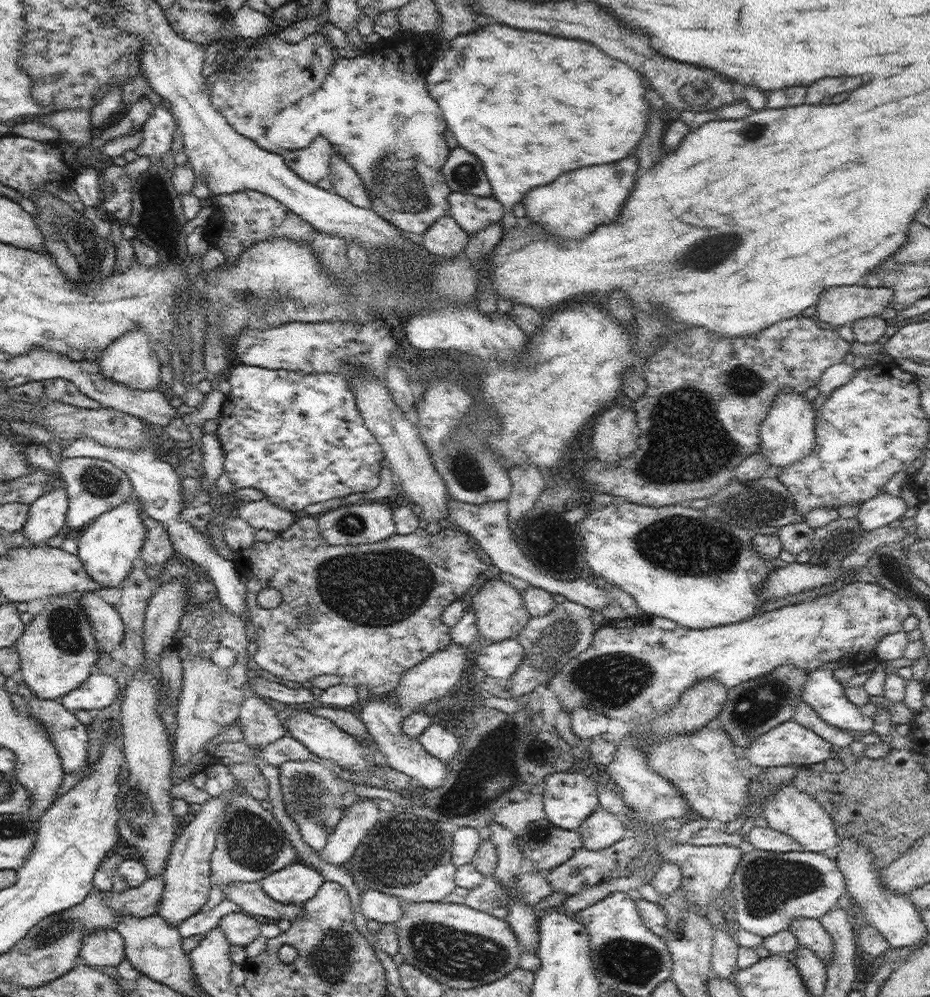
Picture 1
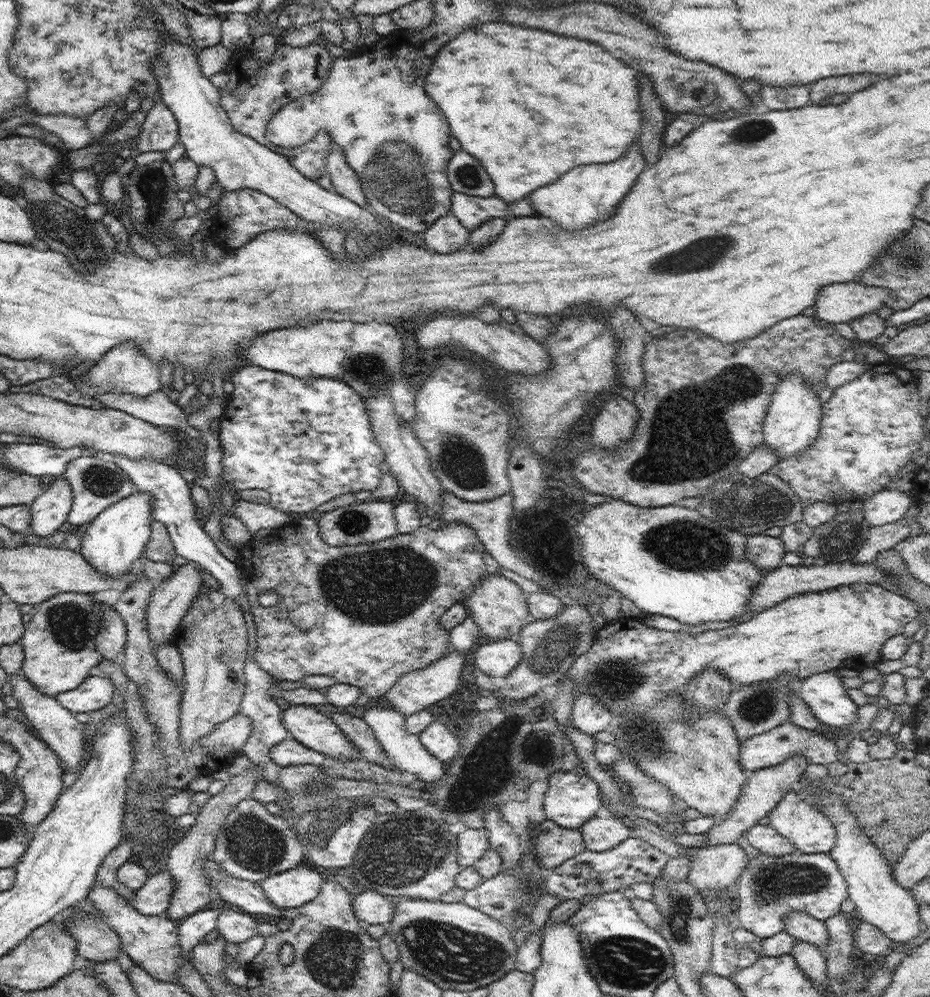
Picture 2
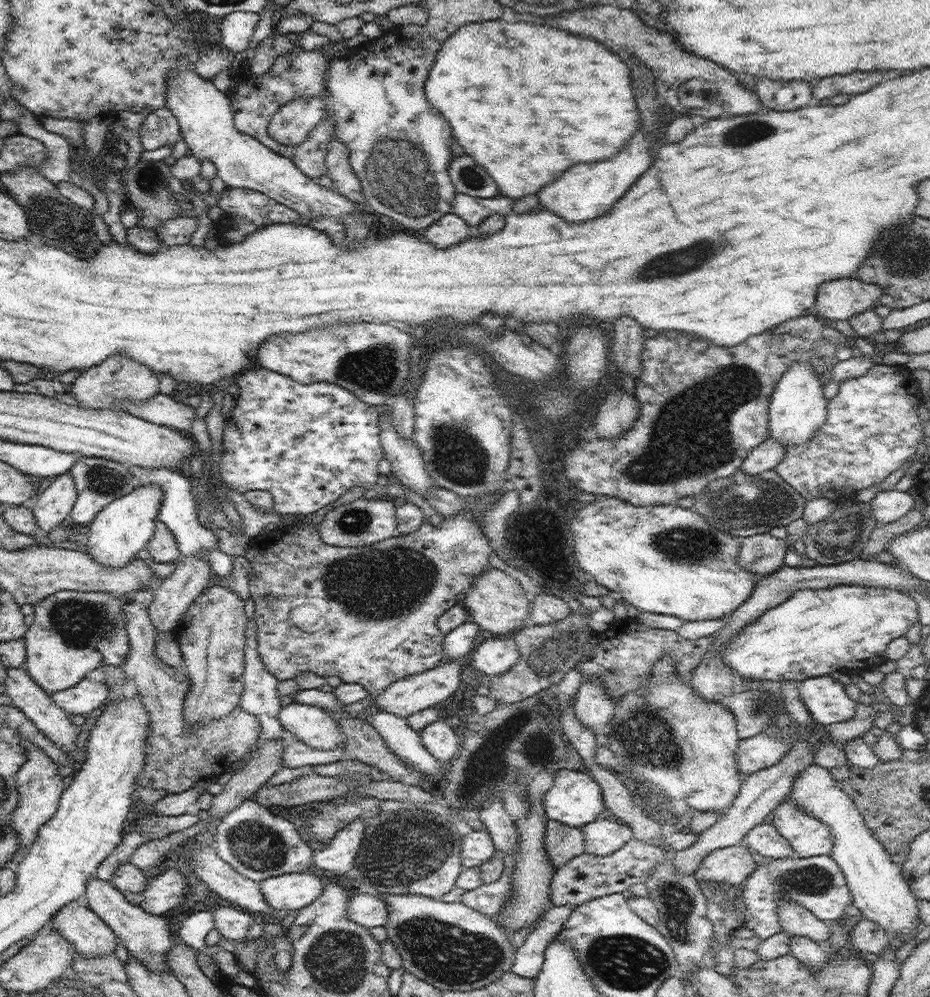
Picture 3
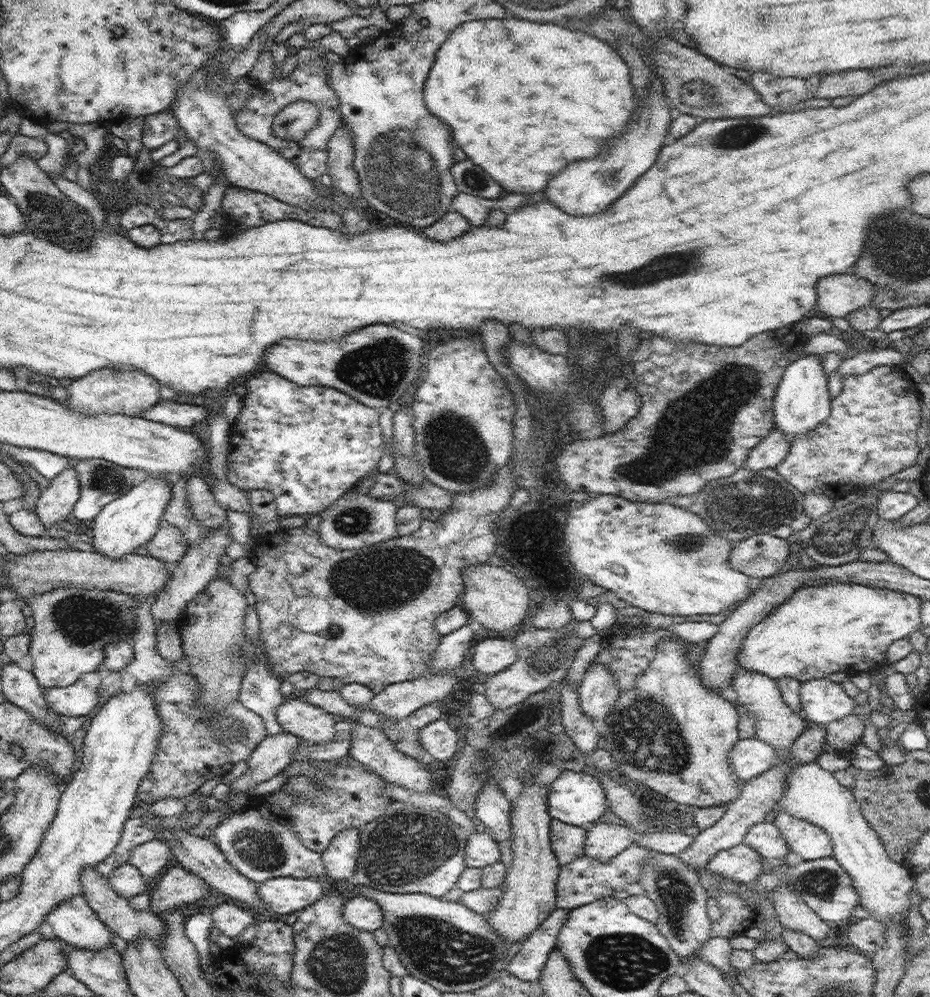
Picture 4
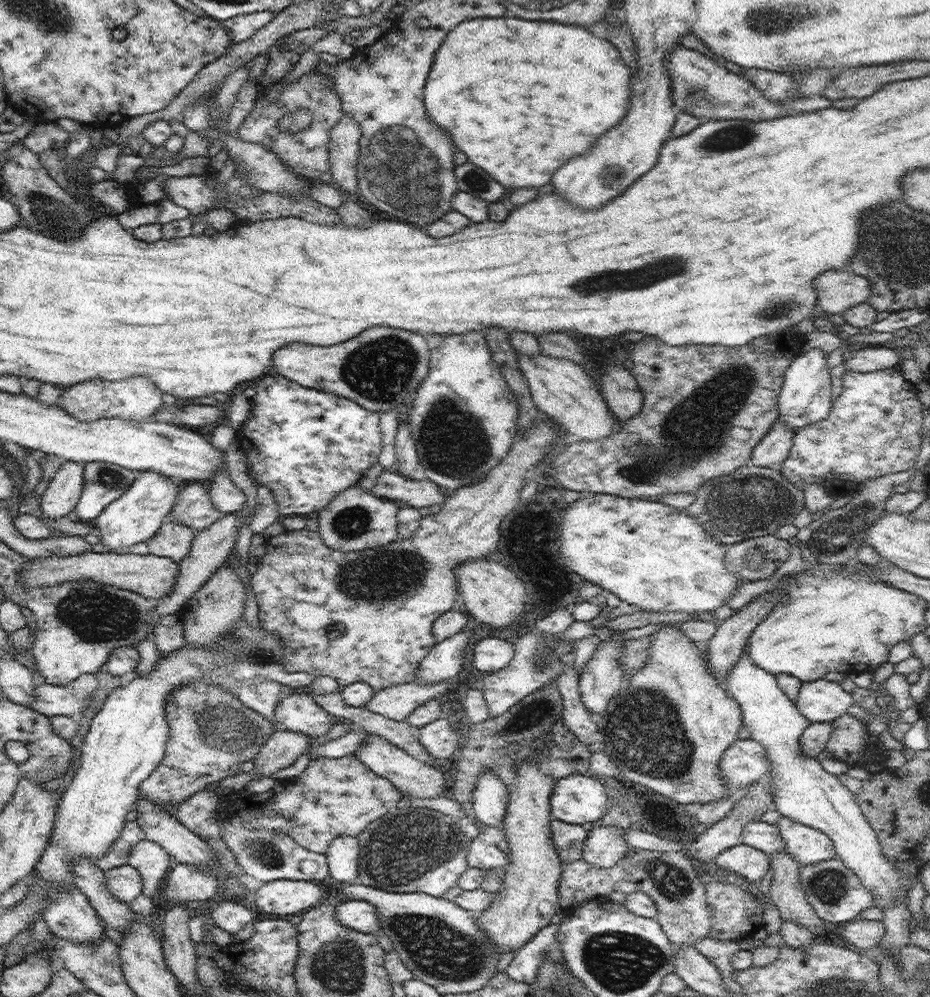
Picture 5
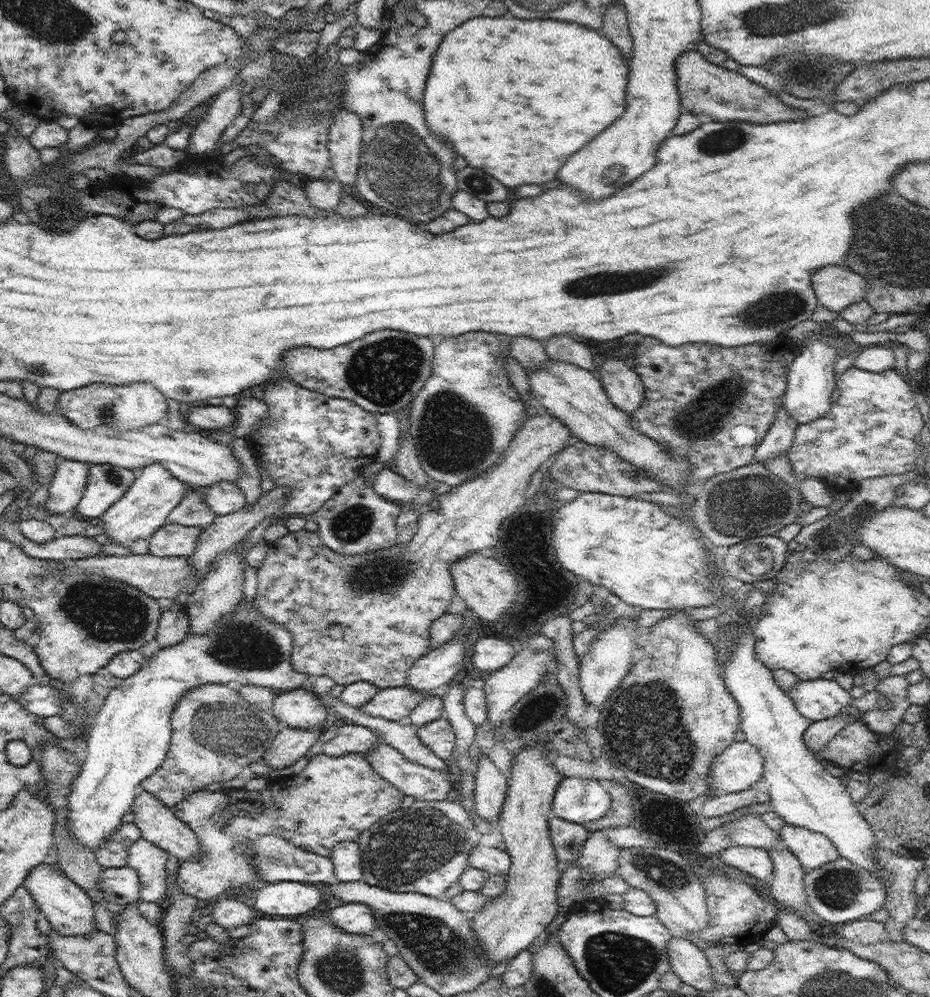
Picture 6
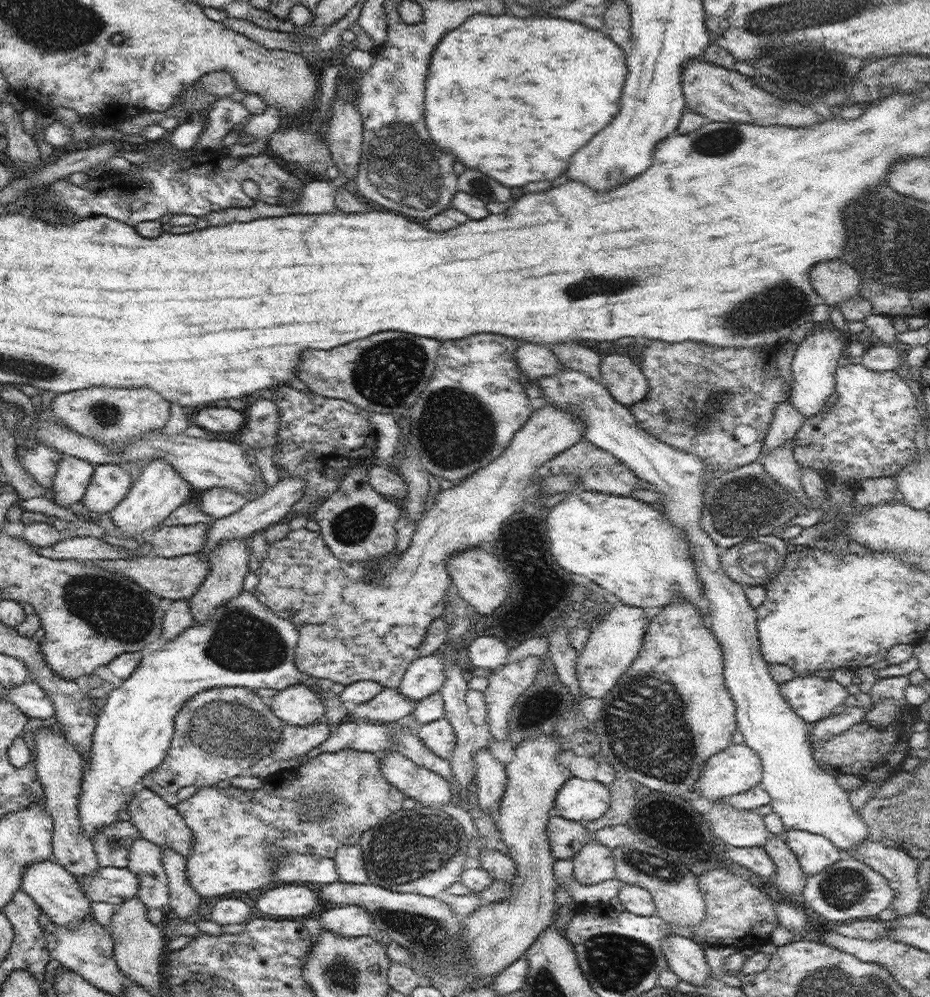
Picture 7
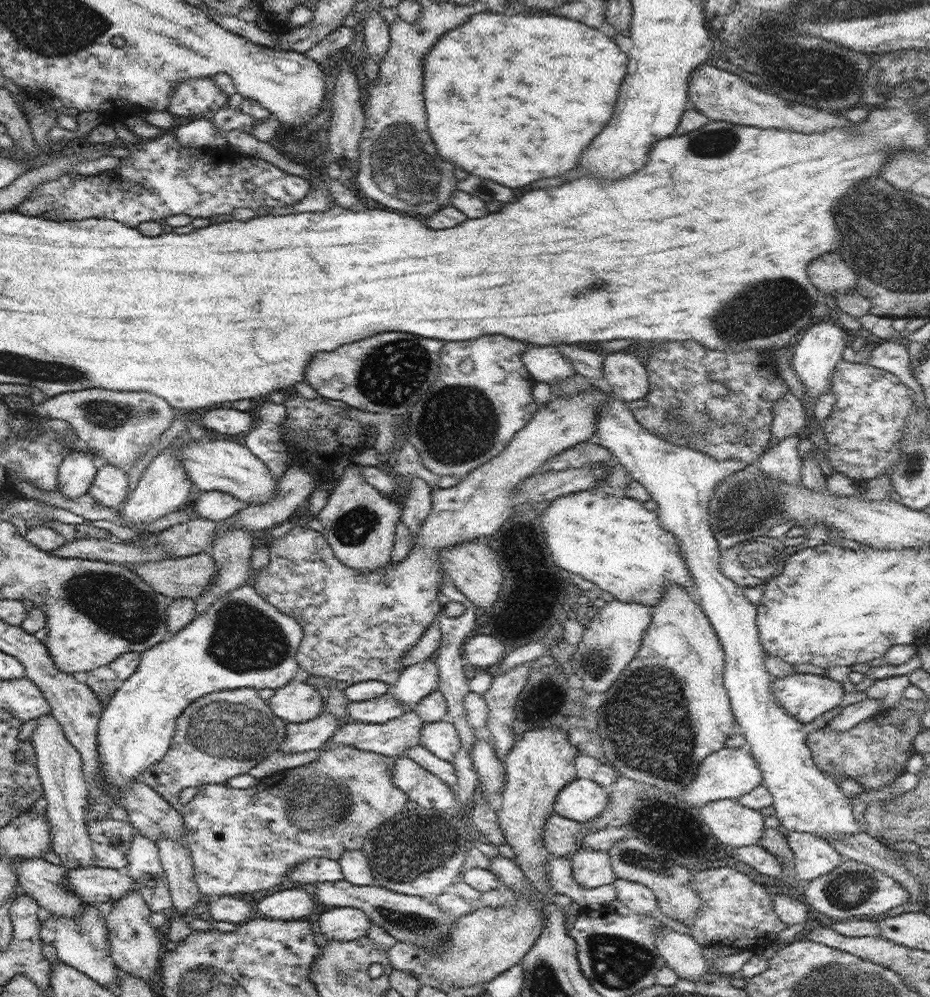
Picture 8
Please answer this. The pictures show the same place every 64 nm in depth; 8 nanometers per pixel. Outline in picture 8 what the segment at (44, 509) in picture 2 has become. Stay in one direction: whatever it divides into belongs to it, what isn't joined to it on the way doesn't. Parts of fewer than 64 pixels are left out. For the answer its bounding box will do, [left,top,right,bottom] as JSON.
[59,451,100,499]

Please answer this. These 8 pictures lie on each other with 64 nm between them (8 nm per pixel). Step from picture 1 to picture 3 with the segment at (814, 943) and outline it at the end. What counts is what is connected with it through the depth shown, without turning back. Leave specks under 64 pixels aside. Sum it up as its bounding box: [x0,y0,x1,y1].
[778,897,831,946]

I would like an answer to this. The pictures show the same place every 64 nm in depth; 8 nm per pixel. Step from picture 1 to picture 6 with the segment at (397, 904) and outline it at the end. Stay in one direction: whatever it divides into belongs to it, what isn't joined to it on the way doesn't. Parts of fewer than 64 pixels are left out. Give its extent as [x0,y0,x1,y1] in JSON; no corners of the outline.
[329,902,376,935]

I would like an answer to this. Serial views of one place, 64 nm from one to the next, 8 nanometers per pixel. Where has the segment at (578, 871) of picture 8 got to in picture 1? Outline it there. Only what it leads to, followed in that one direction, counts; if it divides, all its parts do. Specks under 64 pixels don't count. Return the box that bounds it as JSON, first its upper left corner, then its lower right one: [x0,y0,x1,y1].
[578,805,627,850]

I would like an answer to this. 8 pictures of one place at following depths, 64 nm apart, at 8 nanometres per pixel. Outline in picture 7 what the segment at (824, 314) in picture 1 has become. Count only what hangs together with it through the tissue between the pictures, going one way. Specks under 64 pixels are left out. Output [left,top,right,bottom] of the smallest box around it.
[810,258,862,308]

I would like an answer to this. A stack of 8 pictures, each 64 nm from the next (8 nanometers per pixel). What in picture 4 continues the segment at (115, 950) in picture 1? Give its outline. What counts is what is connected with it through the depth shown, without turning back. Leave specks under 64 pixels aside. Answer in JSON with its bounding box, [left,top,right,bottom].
[45,895,112,951]

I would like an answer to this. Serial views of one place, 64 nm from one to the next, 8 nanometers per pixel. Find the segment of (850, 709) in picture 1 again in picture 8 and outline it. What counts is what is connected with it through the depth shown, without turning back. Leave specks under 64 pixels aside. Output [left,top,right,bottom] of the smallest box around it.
[773,673,845,725]

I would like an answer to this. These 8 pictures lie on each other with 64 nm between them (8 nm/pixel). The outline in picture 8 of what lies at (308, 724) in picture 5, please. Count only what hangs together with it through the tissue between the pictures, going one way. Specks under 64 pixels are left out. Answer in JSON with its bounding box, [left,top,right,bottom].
[268,680,325,724]

